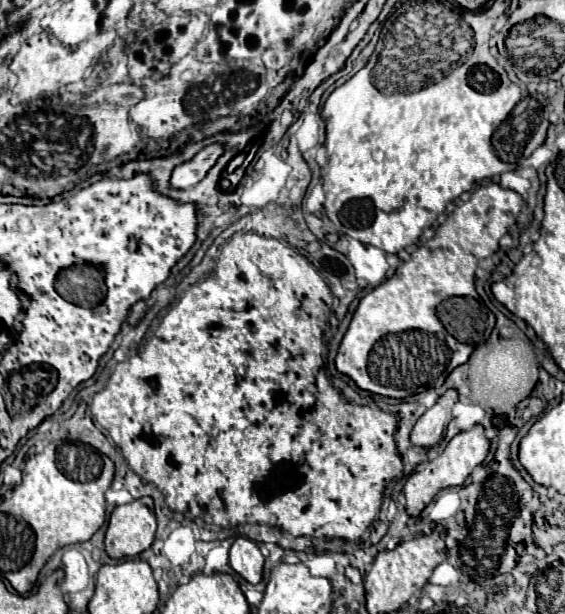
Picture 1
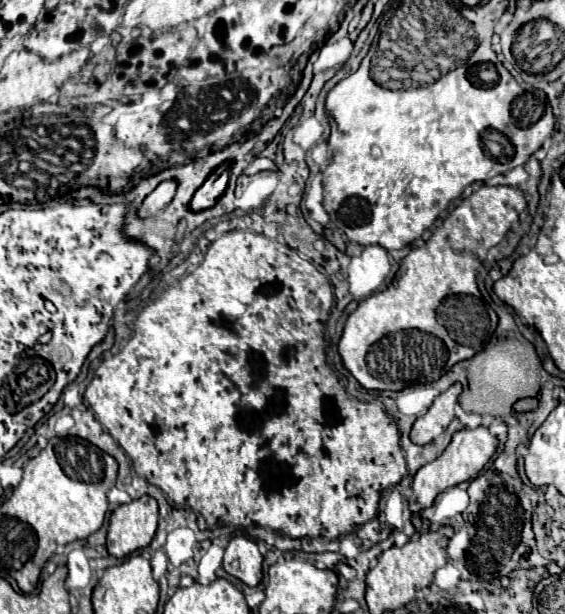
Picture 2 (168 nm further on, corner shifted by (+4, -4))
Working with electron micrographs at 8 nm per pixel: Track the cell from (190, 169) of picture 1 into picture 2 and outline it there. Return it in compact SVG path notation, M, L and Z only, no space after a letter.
M161 182L145 200L143 200L143 206L141 206L141 216L153 216L159 208L167 206L173 196L175 196L175 190L177 190L177 182Z

